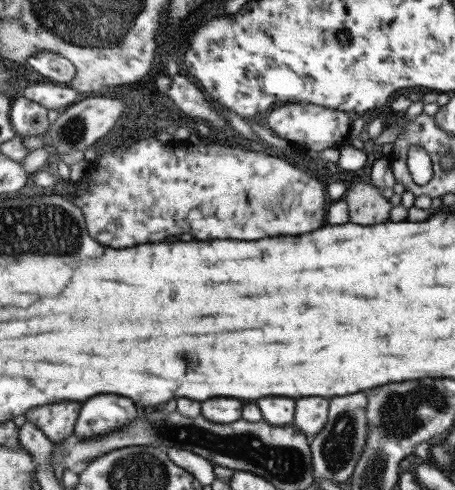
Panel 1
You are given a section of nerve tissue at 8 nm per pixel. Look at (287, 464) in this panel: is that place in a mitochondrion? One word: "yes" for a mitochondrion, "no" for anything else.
yes

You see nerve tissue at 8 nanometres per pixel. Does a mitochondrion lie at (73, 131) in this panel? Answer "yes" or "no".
yes

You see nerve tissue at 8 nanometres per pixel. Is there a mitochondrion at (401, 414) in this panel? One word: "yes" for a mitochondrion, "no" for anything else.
yes

